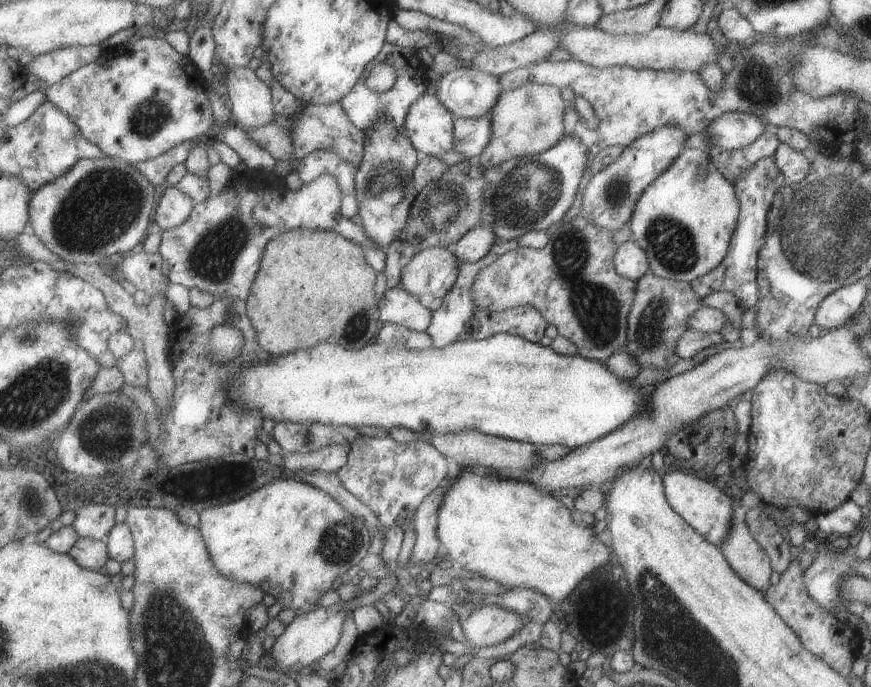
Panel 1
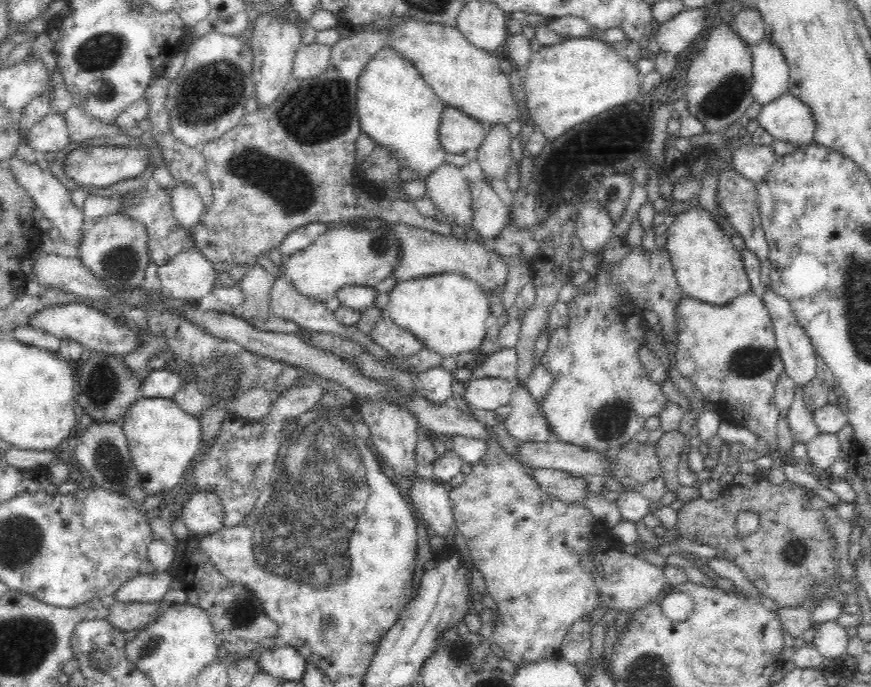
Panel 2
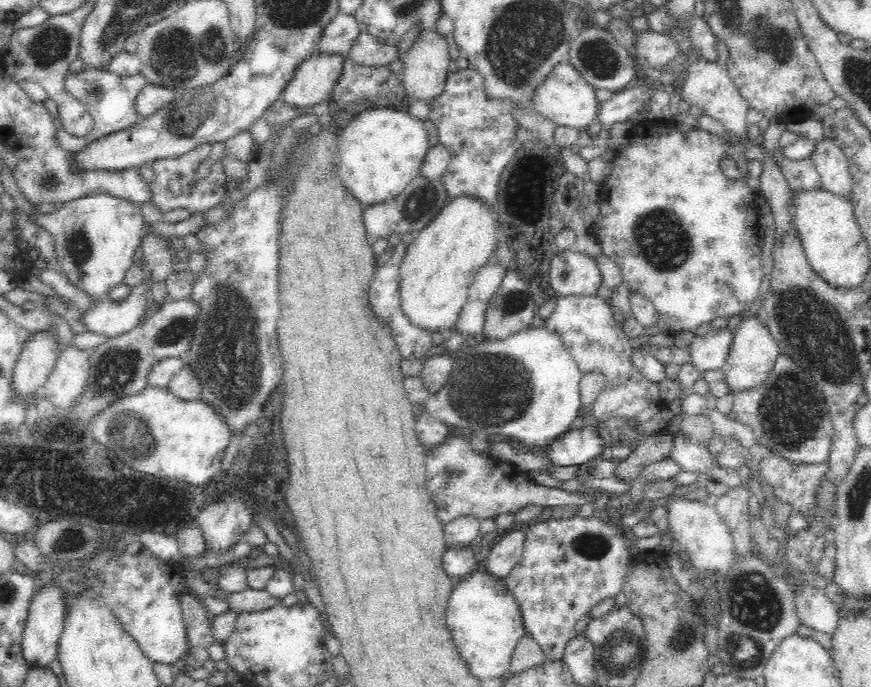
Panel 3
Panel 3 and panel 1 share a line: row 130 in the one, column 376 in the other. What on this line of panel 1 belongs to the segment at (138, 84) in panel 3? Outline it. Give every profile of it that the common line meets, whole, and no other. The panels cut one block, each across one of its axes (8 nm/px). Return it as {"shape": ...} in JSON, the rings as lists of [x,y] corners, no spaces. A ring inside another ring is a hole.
{"shape":[[[387,42],[380,54],[382,58],[387,58],[393,62],[397,73],[396,83],[385,92],[374,91],[367,84],[371,71],[377,66],[377,61],[373,62],[366,74],[355,85],[355,88],[340,103],[345,112],[351,117],[351,120],[365,132],[368,128],[374,127],[374,124],[381,117],[387,117],[401,130],[405,131],[405,121],[407,120],[409,109],[421,98],[422,94],[429,92],[429,80],[427,80],[426,76],[429,68],[422,63],[419,56],[417,56],[417,50],[414,48],[402,47],[398,44]]]}

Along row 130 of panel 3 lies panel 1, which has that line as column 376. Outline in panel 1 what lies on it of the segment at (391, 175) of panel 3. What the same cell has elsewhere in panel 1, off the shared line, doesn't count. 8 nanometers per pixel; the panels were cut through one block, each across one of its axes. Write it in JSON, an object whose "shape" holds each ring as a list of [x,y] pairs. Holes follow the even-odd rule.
{"shape":[[[511,333],[423,350],[386,345],[378,340],[362,349],[350,349],[327,341],[275,357],[269,362],[245,365],[230,378],[228,398],[238,402],[244,411],[260,412],[264,418],[276,423],[369,425],[384,426],[387,430],[405,427],[430,437],[477,429],[488,435],[536,445],[563,445],[574,450],[601,439],[646,410],[643,406],[643,410],[637,413],[641,400],[630,380],[618,379],[602,363],[581,354],[565,356],[552,346],[546,347]]]}

